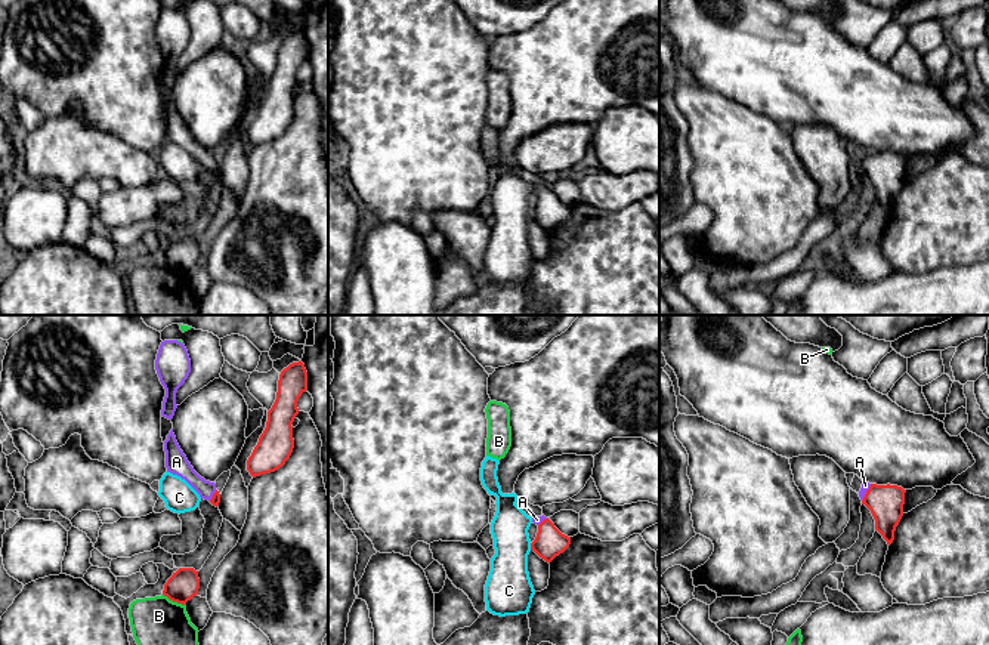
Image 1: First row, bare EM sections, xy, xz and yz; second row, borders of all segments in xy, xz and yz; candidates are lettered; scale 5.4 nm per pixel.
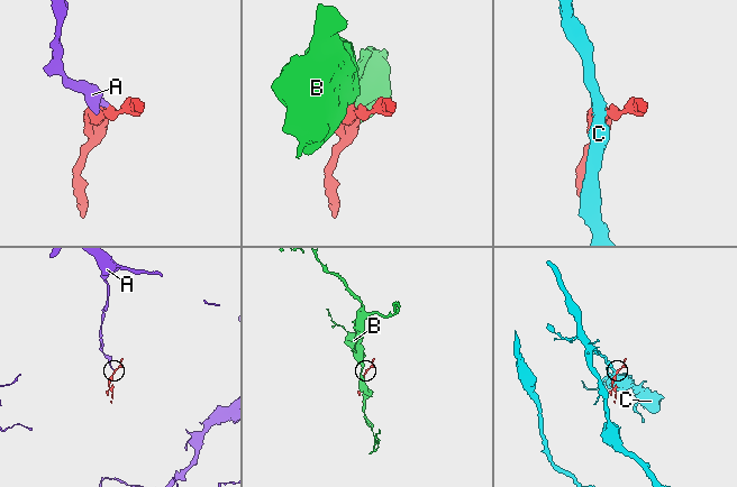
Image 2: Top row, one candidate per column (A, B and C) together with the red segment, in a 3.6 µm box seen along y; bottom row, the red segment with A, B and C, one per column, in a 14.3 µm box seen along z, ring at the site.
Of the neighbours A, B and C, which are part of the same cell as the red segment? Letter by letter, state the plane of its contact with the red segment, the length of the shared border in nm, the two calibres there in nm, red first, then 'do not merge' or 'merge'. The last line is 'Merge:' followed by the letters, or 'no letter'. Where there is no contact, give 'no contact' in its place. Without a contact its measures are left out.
A: yz | 110 nm | 190/50 nm | merge
B: xy | 140 nm | 170/340 nm | do not merge
C: xz | 40 nm | 160/240 nm | do not merge
Merge: A

